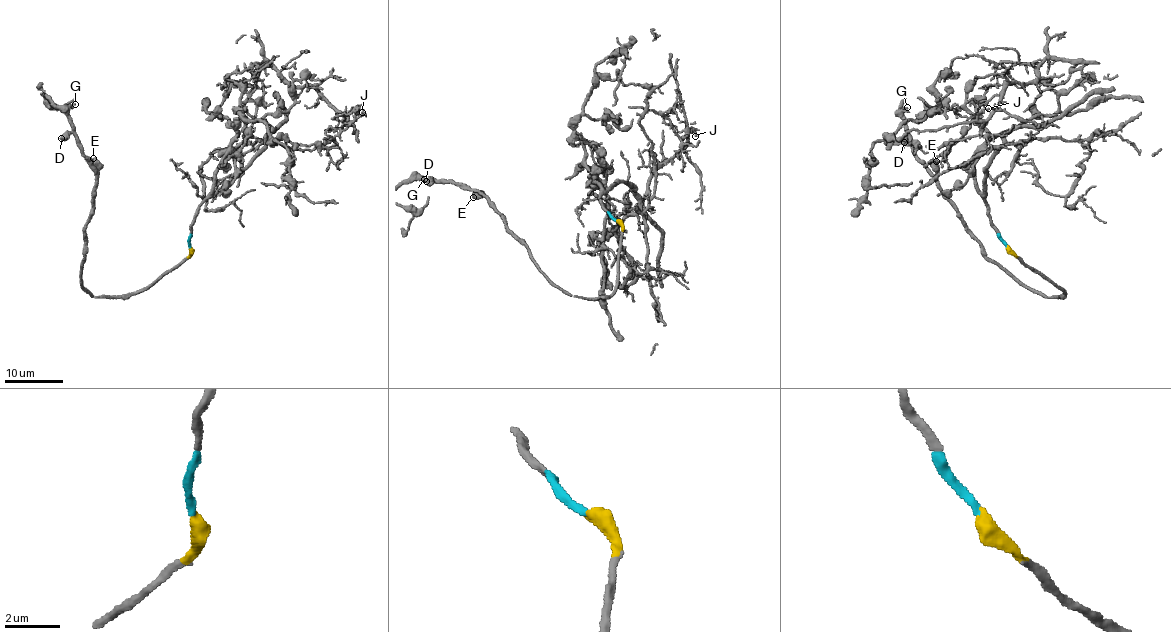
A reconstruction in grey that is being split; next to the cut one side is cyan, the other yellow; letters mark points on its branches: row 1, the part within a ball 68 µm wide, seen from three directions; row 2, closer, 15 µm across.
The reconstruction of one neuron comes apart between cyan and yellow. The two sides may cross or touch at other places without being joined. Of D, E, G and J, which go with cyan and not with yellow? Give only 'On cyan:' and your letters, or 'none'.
On cyan: J

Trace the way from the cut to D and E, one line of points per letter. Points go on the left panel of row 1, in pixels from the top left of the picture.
D: (189, 246), (188, 257), (135, 293), (115, 297), (85, 291), (83, 229), (97, 183), (72, 133), (60, 138)
E: (189, 246), (188, 257), (135, 293), (115, 297), (85, 291), (83, 229), (98, 182), (92, 158)

